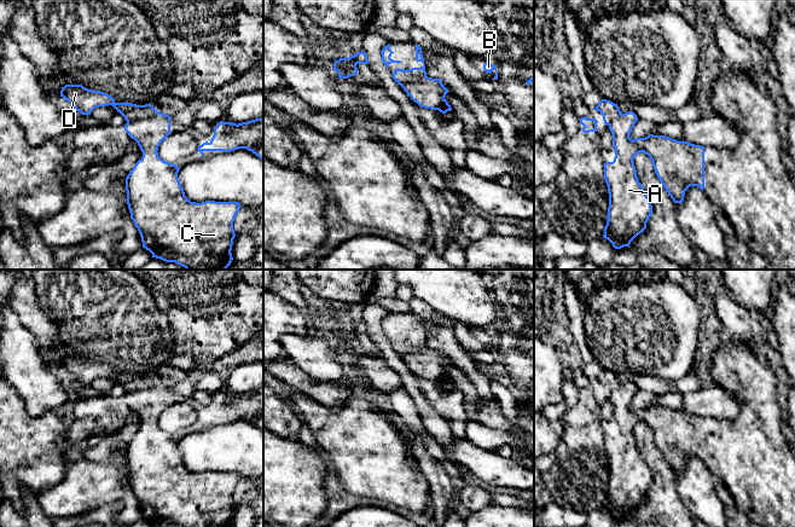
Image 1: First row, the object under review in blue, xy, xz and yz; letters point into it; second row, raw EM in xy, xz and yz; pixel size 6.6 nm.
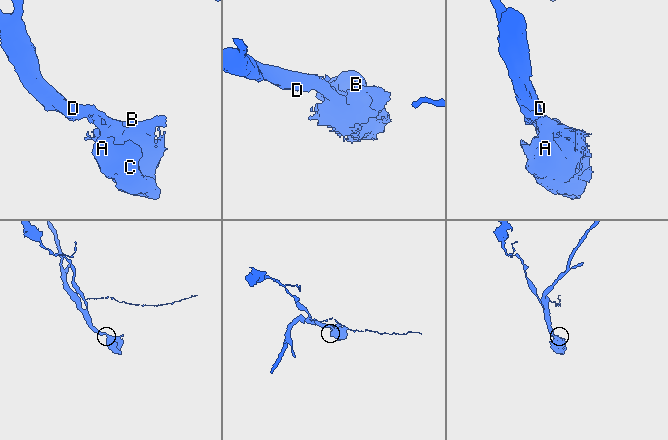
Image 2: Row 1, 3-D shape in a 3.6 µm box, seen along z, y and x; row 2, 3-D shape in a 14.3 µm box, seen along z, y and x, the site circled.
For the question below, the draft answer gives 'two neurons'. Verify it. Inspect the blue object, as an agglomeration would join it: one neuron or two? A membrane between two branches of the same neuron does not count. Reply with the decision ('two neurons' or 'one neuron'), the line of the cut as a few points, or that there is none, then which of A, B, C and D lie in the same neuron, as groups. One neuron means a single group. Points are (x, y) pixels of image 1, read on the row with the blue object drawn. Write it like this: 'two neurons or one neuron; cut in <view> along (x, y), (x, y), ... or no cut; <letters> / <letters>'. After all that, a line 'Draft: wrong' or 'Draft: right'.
two neurons; cut in xy along (158, 111), (127, 122); A B C / D
Draft: right

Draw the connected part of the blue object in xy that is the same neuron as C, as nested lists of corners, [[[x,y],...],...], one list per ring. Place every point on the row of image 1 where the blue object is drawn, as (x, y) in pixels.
[[[158,112],[151,117],[127,122],[124,131],[134,139],[143,157],[134,164],[126,178],[127,204],[135,227],[138,228],[143,248],[152,254],[152,257],[166,262],[175,262],[186,270],[226,270],[233,257],[231,254],[236,237],[233,221],[242,208],[238,202],[205,201],[202,203],[191,202],[184,192],[178,173],[180,167],[163,161],[158,156],[159,144],[170,134],[170,116]]]

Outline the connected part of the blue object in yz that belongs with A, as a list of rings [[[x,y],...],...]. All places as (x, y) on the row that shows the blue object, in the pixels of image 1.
[[[628,111],[620,114],[609,124],[615,157],[613,162],[604,163],[609,208],[603,238],[608,239],[615,249],[629,247],[631,242],[646,228],[646,222],[652,214],[650,198],[638,181],[633,162],[637,154],[644,152],[650,157],[657,178],[674,203],[683,203],[685,191],[690,186],[697,186],[702,191],[704,189],[704,146],[654,134],[632,140],[629,134],[637,121],[637,115],[633,111]]]

